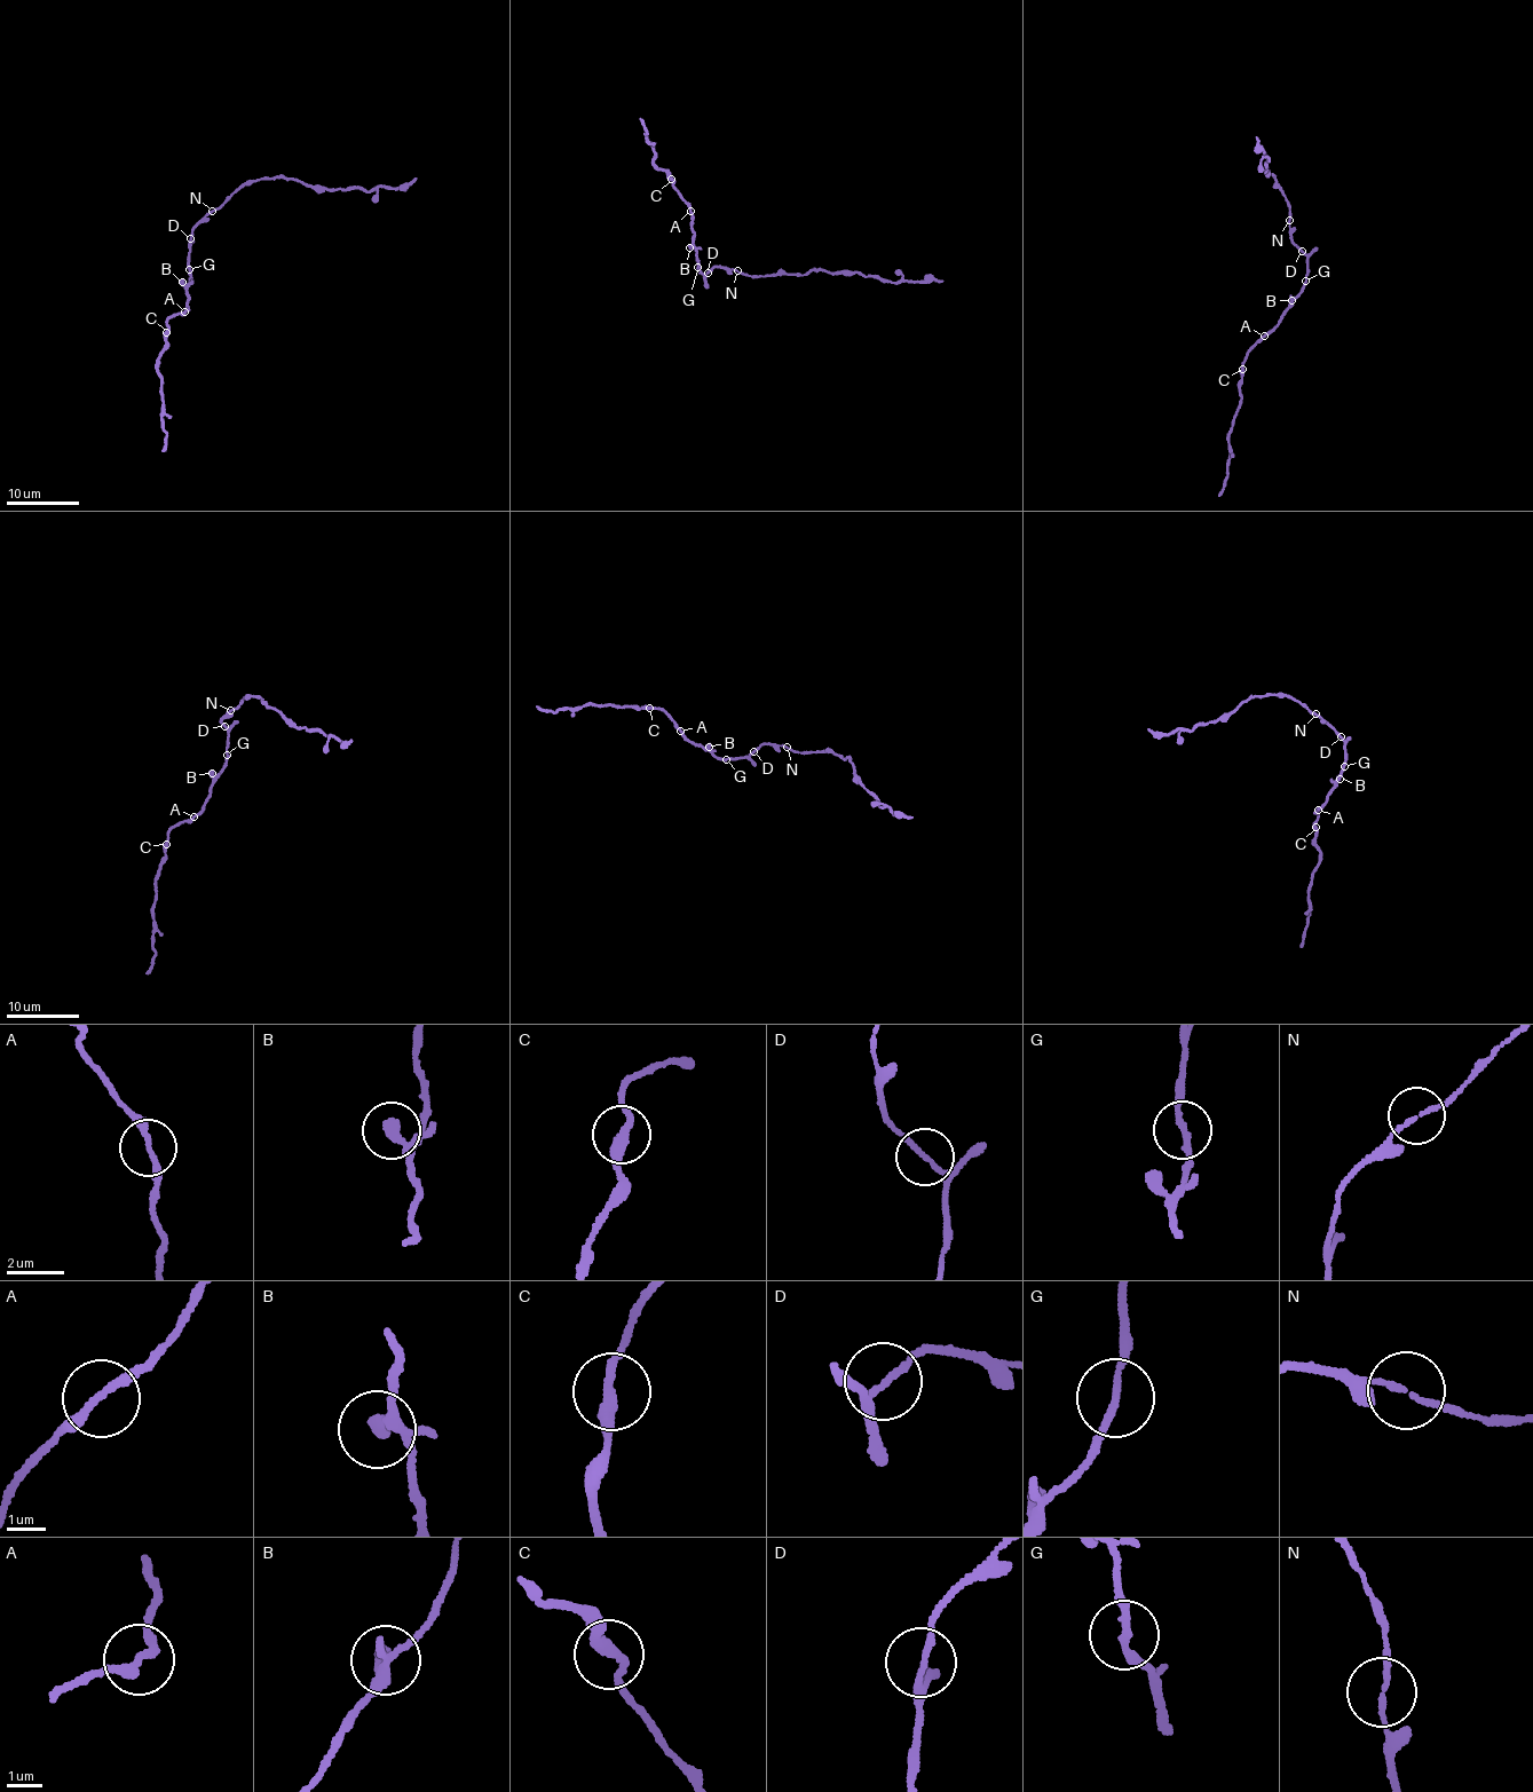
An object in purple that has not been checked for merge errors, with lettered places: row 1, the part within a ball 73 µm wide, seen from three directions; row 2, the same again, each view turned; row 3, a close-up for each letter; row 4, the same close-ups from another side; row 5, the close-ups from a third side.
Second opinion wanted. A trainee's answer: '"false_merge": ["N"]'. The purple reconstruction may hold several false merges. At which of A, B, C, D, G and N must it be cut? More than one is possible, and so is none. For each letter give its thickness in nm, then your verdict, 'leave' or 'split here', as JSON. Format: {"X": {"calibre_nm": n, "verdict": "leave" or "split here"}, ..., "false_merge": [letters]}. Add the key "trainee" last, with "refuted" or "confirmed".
{"A": {"calibre_nm": 220, "verdict": "leave"}, "B": {"calibre_nm": 280, "verdict": "leave"}, "C": {"calibre_nm": 320, "verdict": "leave"}, "D": {"calibre_nm": 140, "verdict": "leave"}, "G": {"calibre_nm": 180, "verdict": "leave"}, "N": {"calibre_nm": 140, "verdict": "split here"}, "false_merge": ["N"], "trainee": "confirmed"}

